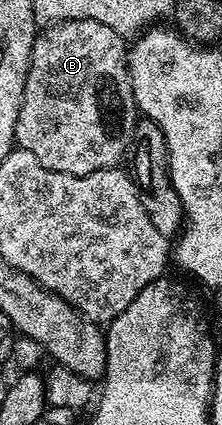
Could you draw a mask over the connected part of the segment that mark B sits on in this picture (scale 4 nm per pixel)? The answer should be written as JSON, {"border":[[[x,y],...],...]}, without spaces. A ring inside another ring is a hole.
{"border":[[[62,20],[43,27],[34,37],[24,98],[16,118],[17,147],[36,154],[48,170],[83,176],[96,170],[119,167],[122,155],[131,151],[140,113],[132,94],[127,41],[112,26],[95,20]]]}

